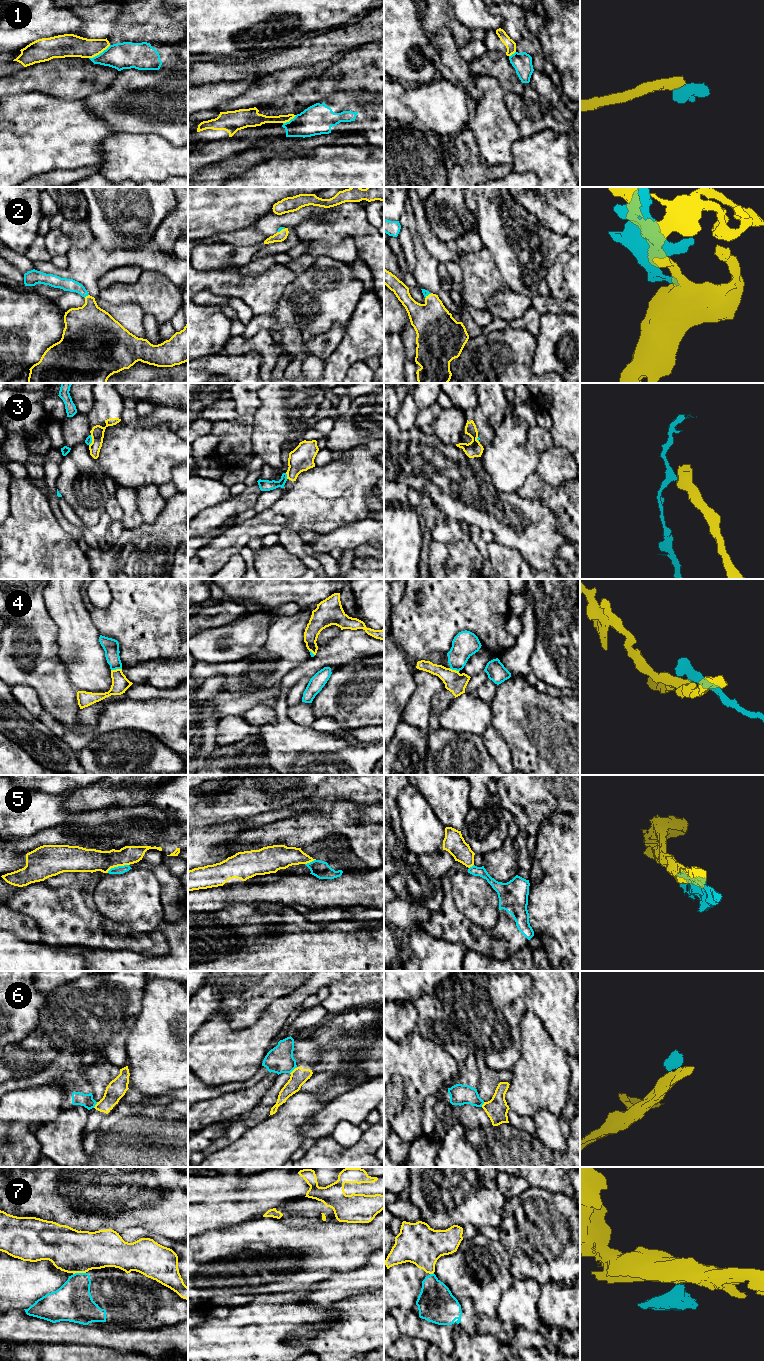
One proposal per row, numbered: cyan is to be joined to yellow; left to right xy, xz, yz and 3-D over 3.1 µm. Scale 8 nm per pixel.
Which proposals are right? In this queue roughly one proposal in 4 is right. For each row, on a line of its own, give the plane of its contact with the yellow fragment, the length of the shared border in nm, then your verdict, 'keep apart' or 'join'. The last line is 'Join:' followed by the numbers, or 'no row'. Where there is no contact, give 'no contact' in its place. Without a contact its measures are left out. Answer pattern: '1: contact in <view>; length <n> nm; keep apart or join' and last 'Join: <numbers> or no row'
1: contact in xy; length 200 nm; keep apart
2: contact in xy; length 50 nm; join
3: contact in xz; length 50 nm; keep apart
4: contact in xy; length 90 nm; keep apart
5: contact in xy; length 190 nm; keep apart
6: contact in xz; length 80 nm; keep apart
7: contact in xy; length 110 nm; keep apart
Join: 2

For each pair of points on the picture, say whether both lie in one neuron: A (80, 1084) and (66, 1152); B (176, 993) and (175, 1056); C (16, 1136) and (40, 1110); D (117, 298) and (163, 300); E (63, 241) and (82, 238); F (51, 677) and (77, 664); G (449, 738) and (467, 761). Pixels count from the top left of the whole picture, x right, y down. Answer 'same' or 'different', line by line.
A: different
B: same
C: same
D: same
E: different
F: different
G: same

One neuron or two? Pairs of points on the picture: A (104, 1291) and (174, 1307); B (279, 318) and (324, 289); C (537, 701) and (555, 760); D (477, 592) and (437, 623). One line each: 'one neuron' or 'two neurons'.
A: one neuron
B: one neuron
C: one neuron
D: one neuron

